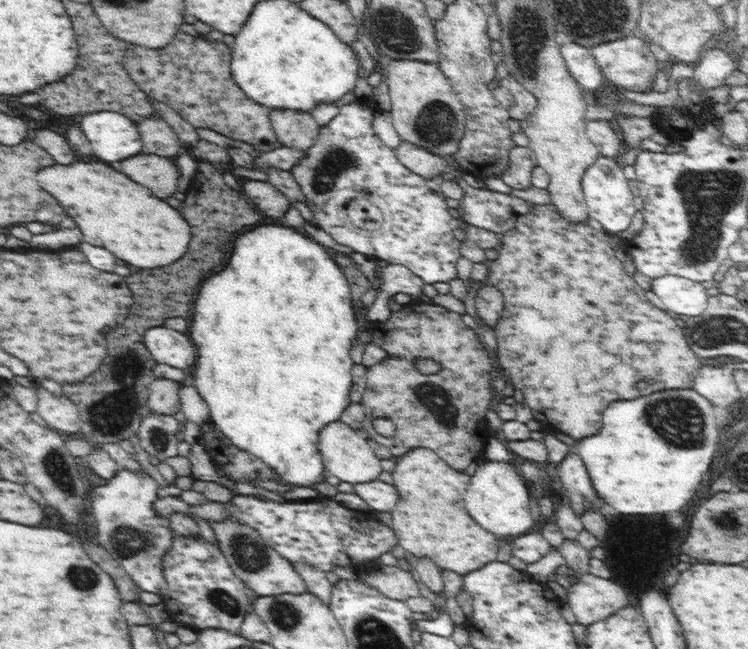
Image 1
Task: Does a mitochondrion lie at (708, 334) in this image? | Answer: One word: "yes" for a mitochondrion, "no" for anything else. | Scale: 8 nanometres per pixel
yes

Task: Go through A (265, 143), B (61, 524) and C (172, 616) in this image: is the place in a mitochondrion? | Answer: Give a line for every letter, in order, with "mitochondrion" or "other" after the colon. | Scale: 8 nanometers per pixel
A: other
B: other
C: other

